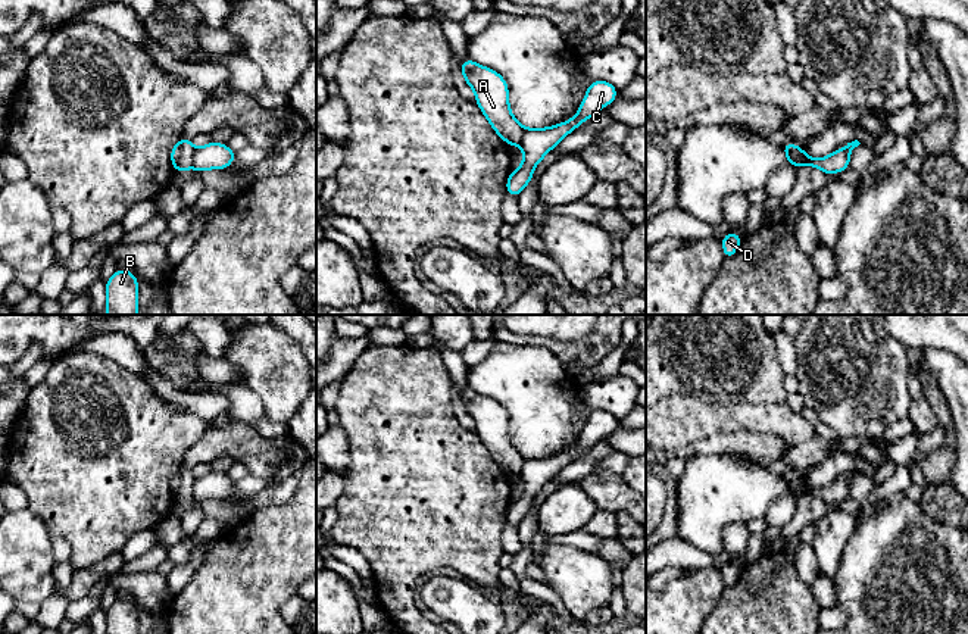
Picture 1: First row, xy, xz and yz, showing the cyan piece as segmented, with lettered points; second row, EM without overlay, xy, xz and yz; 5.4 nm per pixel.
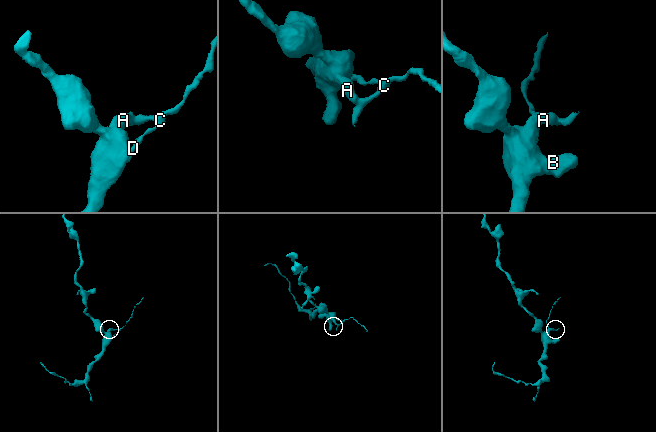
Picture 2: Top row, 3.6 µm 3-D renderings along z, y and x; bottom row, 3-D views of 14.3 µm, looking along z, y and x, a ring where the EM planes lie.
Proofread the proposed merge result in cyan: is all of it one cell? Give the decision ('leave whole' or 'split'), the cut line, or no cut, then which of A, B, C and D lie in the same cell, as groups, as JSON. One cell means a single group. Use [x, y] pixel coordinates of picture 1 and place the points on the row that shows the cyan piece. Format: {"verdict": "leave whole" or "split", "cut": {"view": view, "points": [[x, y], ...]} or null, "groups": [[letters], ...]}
{"verdict": "split", "cut": {"view": "xy", "points": [[196, 150], [191, 166]]}, "groups": [["A", "B"], ["C", "D"]]}

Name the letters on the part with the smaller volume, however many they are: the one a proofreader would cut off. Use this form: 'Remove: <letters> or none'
Remove: C, D

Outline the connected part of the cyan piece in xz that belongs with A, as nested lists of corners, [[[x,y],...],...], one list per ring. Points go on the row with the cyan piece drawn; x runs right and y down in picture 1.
[[[471,59],[460,63],[460,72],[466,84],[474,90],[475,103],[491,128],[509,146],[519,146],[527,128],[510,112],[509,88],[505,78]]]

